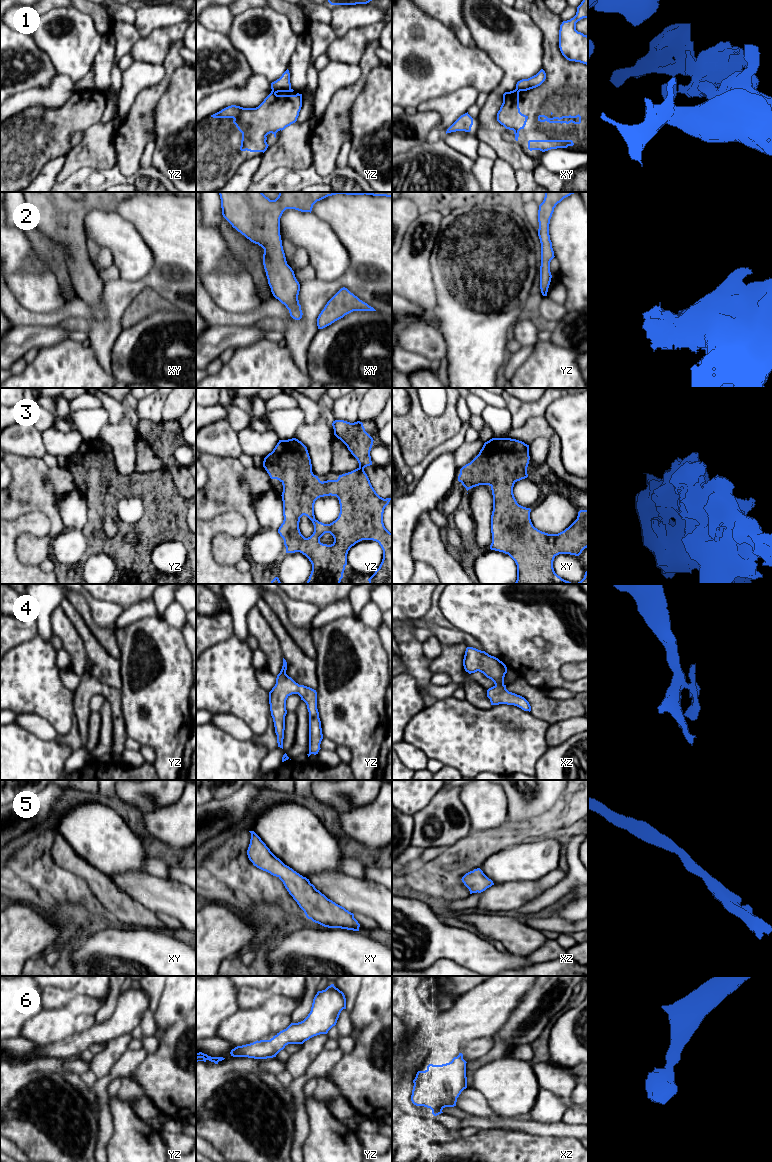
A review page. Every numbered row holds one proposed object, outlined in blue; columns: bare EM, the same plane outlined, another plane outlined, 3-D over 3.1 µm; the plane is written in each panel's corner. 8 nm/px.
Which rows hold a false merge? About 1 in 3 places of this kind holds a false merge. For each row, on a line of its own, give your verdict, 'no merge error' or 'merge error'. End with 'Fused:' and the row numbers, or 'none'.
1: merge error
2: no merge error
3: no merge error
4: no merge error
5: no merge error
6: no merge error
Fused: 1

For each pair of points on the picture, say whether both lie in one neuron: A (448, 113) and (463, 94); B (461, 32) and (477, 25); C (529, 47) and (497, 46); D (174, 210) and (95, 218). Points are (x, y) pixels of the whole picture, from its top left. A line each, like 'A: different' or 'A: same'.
A: same
B: different
C: same
D: different

